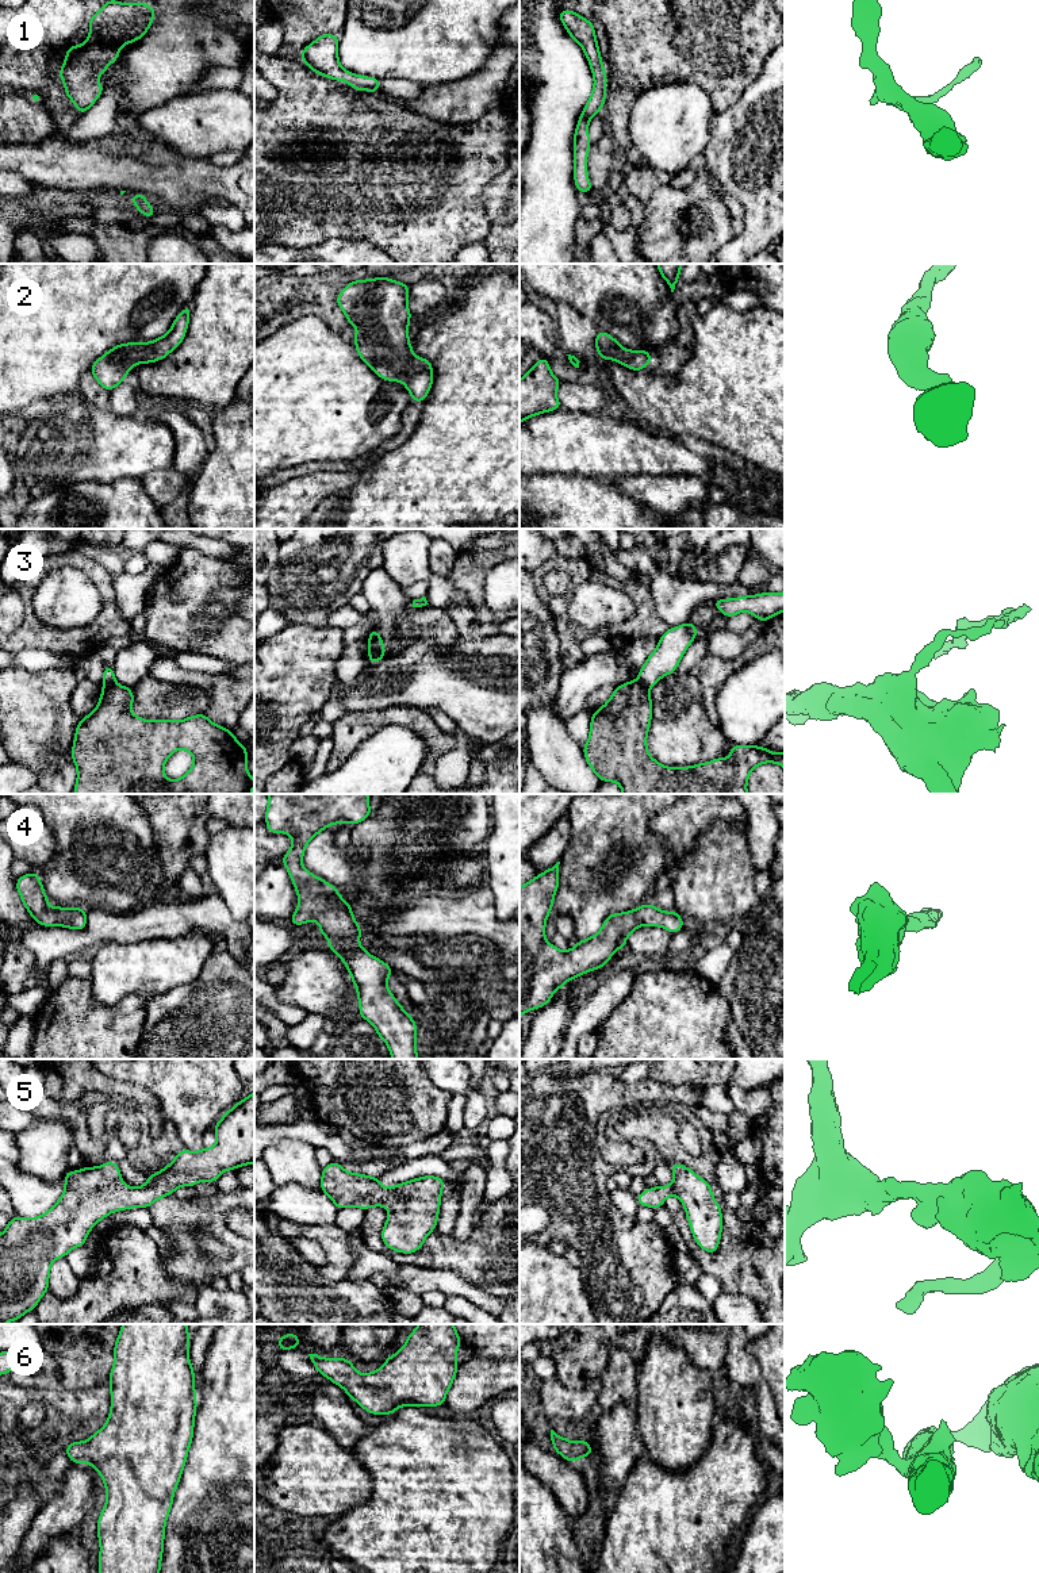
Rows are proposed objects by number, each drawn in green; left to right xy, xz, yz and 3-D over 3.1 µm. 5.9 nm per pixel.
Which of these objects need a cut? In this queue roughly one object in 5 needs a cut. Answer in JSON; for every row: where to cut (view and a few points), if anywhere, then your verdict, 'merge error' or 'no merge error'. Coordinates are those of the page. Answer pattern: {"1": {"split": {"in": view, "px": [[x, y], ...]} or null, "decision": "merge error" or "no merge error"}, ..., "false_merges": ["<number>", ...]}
{"1": {"split": null, "decision": "no merge error"}, "2": {"split": null, "decision": "no merge error"}, "3": {"split": {"in": "xz", "px": [[370, 649], [383, 656]]}, "decision": "merge error"}, "4": {"split": null, "decision": "no merge error"}, "5": {"split": null, "decision": "no merge error"}, "6": {"split": null, "decision": "no merge error"}, "false_merges": ["3"]}

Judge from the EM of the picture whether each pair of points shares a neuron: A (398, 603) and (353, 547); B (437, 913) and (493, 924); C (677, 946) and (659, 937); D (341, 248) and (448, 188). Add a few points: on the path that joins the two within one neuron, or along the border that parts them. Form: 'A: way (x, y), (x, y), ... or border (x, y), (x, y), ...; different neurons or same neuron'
A: border (382, 566), (376, 567), (367, 576), (360, 591); different neurons
B: way (451, 917), (479, 917); same neuron
C: border (673, 935), (666, 954); different neurons
D: border (325, 240), (363, 238), (380, 249); different neurons

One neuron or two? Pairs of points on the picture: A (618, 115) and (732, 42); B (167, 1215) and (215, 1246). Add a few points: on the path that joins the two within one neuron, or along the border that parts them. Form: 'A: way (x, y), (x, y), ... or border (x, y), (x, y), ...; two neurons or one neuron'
A: way (633, 83), (674, 42), (700, 42); one neuron
B: border (191, 1231), (204, 1231), (222, 1243); two neurons

